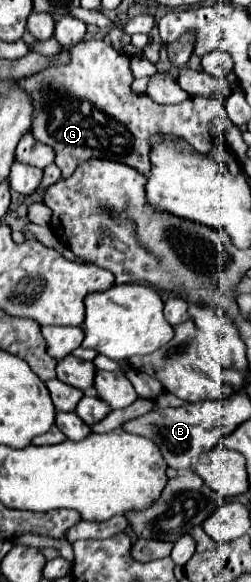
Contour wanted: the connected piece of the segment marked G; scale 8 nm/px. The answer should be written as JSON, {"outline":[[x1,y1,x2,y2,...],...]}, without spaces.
{"outline":[[81,41,71,47,71,63,69,65,53,65,47,71,41,71,33,77,23,77,19,83,23,89,27,89,37,107,35,115,35,127,33,137,39,143,49,145,55,151,55,163,63,171,63,177,69,179,77,165,89,161,89,159,109,159,117,163,125,163,133,169,137,169,143,175,149,175,151,163,149,158,149,138,153,135,183,135,191,141,191,145,201,151,209,153,215,139,219,135,225,135,231,129,231,119,227,117,225,105,215,97,189,97,177,105,159,105,147,95,135,95,131,91,131,71,129,71,129,59,127,55,115,51,111,45,103,41]]}

